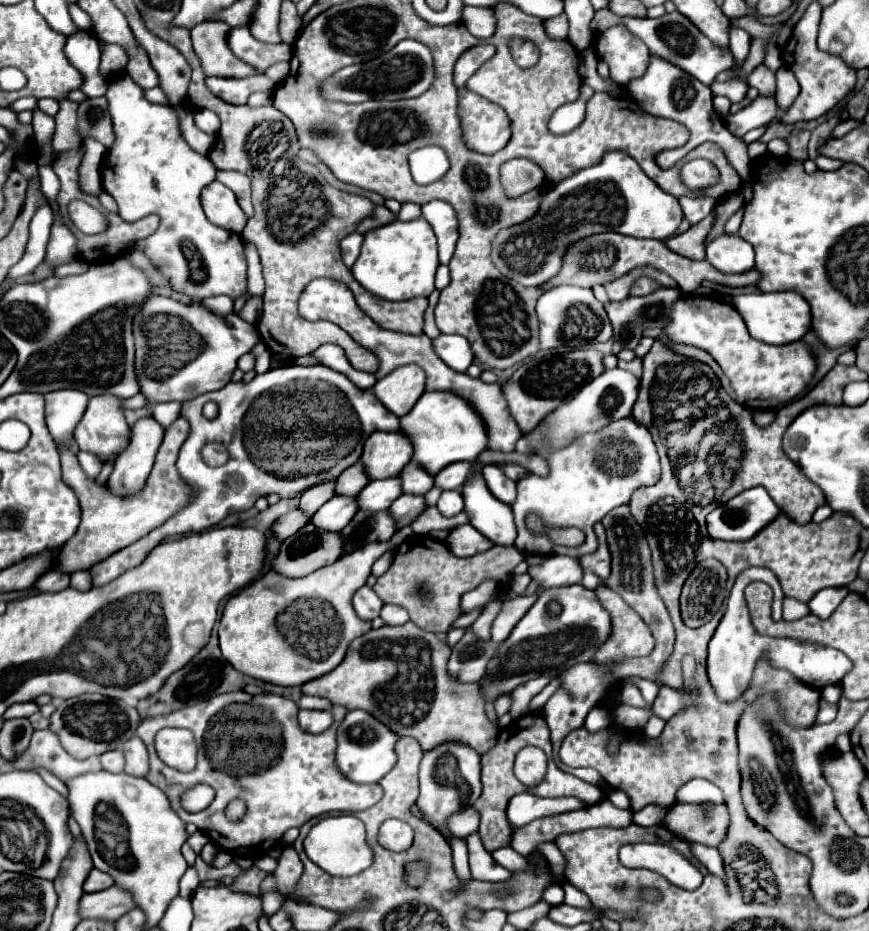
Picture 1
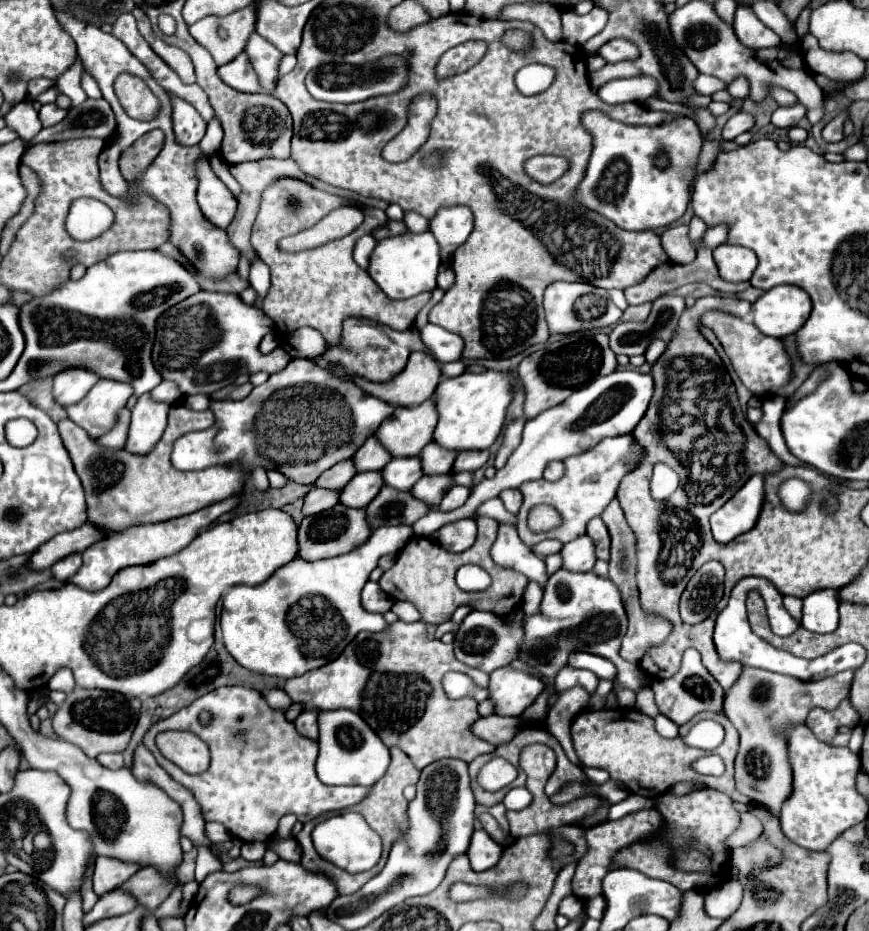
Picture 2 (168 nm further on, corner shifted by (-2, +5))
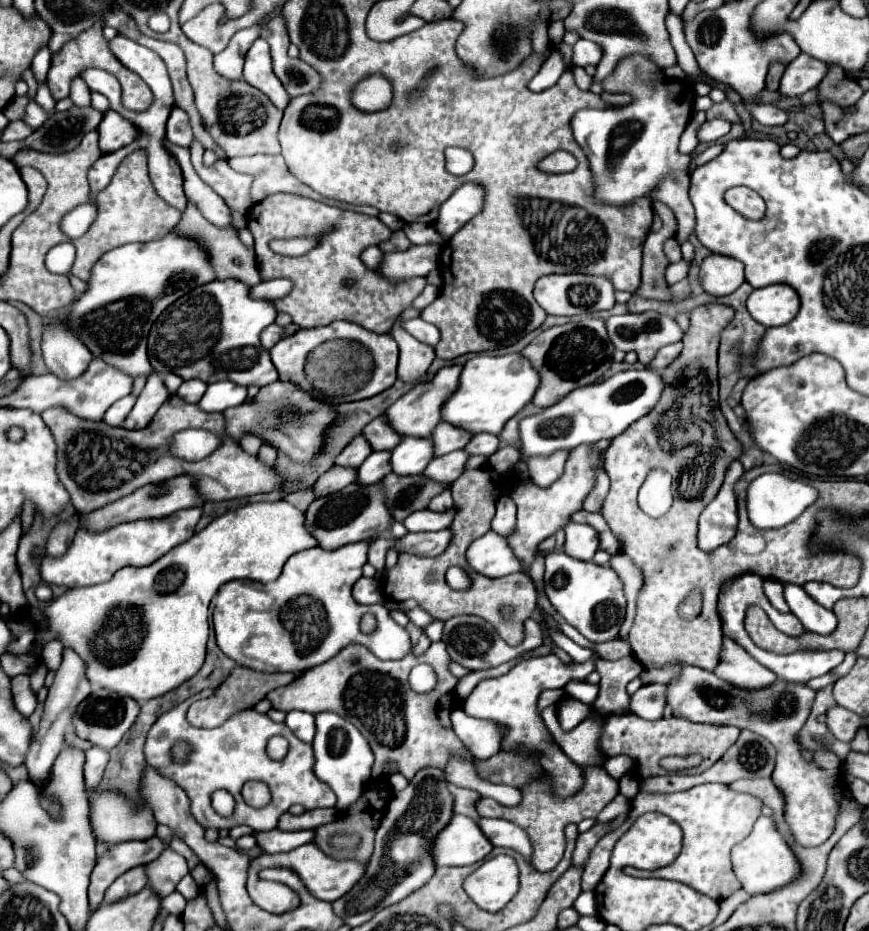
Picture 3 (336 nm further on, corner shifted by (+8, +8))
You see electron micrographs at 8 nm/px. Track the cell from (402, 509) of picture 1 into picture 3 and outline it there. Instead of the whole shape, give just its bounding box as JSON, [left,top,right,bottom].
[422,450,466,484]

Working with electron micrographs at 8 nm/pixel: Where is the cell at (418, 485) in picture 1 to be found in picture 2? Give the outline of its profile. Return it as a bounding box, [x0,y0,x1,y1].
[420,441,458,475]

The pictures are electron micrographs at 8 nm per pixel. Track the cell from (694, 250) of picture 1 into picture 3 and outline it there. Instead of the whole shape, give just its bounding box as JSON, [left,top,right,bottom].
[664,238,682,262]

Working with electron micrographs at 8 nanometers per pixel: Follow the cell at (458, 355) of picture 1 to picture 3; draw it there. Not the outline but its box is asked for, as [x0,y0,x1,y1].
[404,318,440,348]

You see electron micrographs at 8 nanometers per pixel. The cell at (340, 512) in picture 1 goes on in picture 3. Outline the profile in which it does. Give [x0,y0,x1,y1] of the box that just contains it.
[356,452,390,486]

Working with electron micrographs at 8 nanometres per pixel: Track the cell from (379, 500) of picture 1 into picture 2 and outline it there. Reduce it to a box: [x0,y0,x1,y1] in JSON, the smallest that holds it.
[382,457,424,491]

